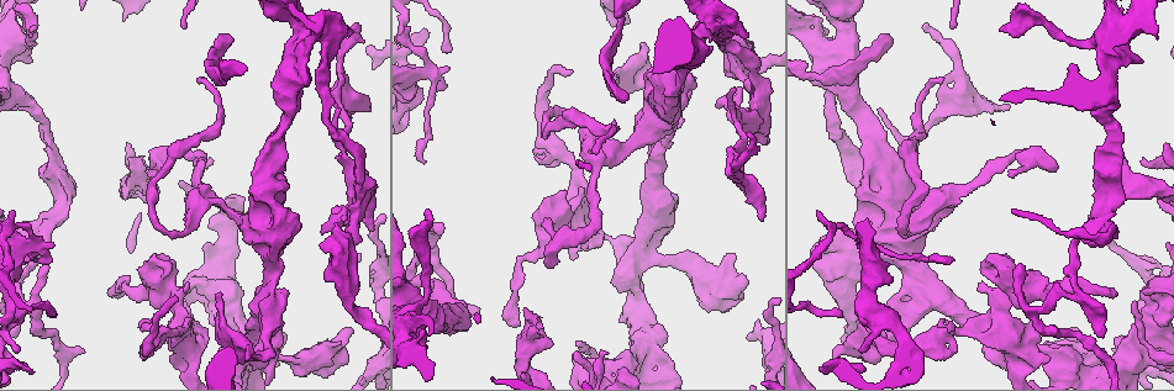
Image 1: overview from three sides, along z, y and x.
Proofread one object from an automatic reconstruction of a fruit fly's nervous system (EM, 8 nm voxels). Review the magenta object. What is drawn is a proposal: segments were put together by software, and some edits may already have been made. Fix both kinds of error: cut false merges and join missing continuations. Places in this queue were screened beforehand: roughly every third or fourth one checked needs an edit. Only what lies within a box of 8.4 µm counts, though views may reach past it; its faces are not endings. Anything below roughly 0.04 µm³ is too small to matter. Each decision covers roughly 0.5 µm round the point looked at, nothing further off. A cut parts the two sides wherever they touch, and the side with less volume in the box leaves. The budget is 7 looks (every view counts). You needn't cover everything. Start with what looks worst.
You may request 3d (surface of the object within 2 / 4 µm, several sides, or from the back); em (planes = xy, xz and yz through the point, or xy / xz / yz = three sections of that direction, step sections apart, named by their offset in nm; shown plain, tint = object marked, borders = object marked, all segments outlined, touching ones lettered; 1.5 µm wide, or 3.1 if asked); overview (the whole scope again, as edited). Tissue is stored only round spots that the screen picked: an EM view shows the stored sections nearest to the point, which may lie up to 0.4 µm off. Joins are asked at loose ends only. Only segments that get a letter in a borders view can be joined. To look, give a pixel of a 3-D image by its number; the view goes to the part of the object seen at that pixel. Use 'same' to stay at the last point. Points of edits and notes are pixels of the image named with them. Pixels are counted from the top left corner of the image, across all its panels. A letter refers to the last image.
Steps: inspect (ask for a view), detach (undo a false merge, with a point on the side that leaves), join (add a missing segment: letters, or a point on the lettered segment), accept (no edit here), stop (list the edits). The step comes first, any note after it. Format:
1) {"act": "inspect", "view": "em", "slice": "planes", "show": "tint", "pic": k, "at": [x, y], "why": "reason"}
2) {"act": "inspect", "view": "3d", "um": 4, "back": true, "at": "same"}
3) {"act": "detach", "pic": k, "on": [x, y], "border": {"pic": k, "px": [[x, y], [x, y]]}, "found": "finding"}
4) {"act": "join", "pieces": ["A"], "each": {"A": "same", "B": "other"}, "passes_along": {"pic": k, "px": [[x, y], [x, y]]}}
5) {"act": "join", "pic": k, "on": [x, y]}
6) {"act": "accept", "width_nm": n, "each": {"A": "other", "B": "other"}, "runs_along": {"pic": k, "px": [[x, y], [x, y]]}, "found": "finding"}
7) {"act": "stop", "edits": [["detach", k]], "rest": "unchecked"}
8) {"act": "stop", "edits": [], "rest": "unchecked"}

{"act": "inspect", "view": "em", "slice": "planes", "show": "borders", "pic": 1, "at": [841, 313], "why": "branch stops here"}

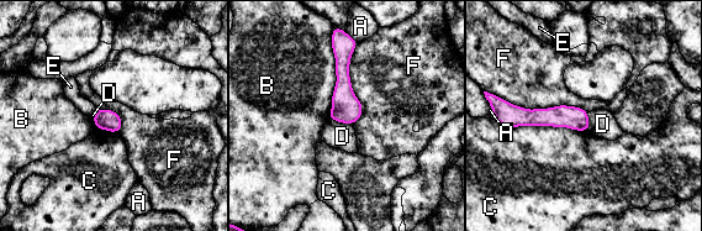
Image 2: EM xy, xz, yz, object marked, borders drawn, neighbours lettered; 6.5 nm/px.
{"act": "accept", "each": {"A": "other", "B": "other", "C": "other", "D": "other", "E": "other", "F": "other"}, "runs_along": {"pic": 2, "px": [[510, 113], [571, 116], [586, 126]]}, "found": "no lettered segment goes on from it"}

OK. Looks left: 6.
{"act": "inspect", "view": "em", "slice": "planes", "show": "borders", "pic": 1, "at": [568, 74], "why": "thin end"}

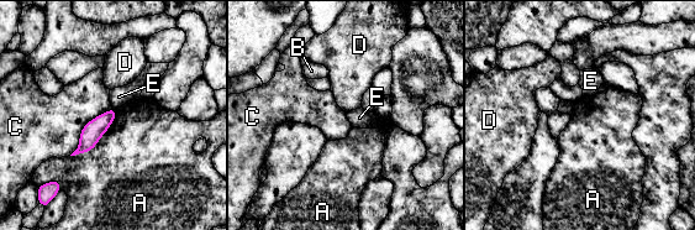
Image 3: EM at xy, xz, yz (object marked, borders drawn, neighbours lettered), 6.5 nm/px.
{"act": "accept", "longest_contact_nm": ["A", 420], "each": {"A": "other", "B": "other", "C": "other", "D": "other", "E": "other"}, "found": "none of them fits"}

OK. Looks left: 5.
{"act": "inspect", "view": "em", "slice": "planes", "show": "borders", "pic": 1, "at": [1008, 170], "why": "free end"}

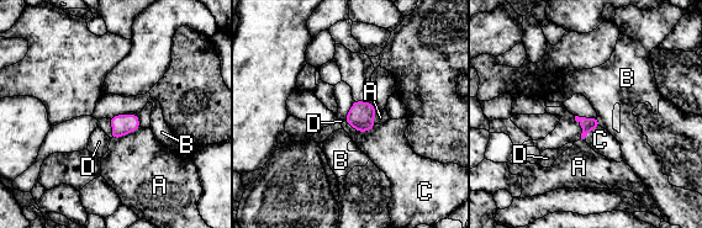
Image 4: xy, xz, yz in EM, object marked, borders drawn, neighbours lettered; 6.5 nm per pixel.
{"act": "accept", "each": {"A": "other", "B": "other", "C": "other", "D": "other"}, "border": {"pic": 4, "px": [[596, 117], [601, 126]]}, "found": "no lettered segment goes on from it"}

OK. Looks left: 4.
{"act": "stop", "edits": [], "rest": "unchecked"}

